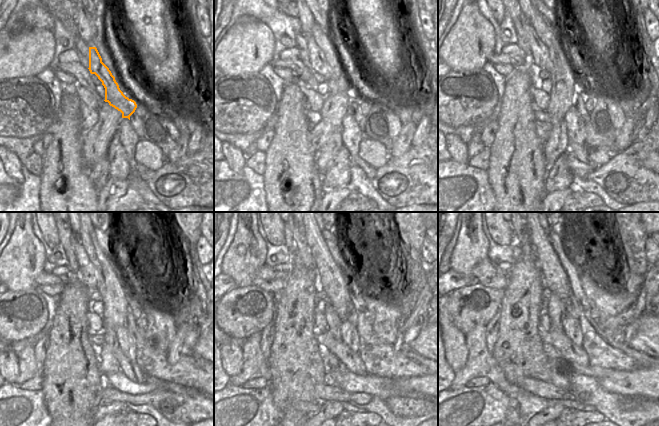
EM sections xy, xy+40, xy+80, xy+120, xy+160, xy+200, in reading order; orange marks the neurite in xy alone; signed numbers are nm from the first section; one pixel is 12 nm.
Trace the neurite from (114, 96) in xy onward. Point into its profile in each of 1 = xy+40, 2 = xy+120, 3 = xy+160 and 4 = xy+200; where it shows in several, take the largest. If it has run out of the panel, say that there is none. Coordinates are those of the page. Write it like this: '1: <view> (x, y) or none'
1: xy+40 (318, 63)
2: xy+120 (88, 273)
3: xy+160 (299, 236)
4: xy+200 (521, 232)

